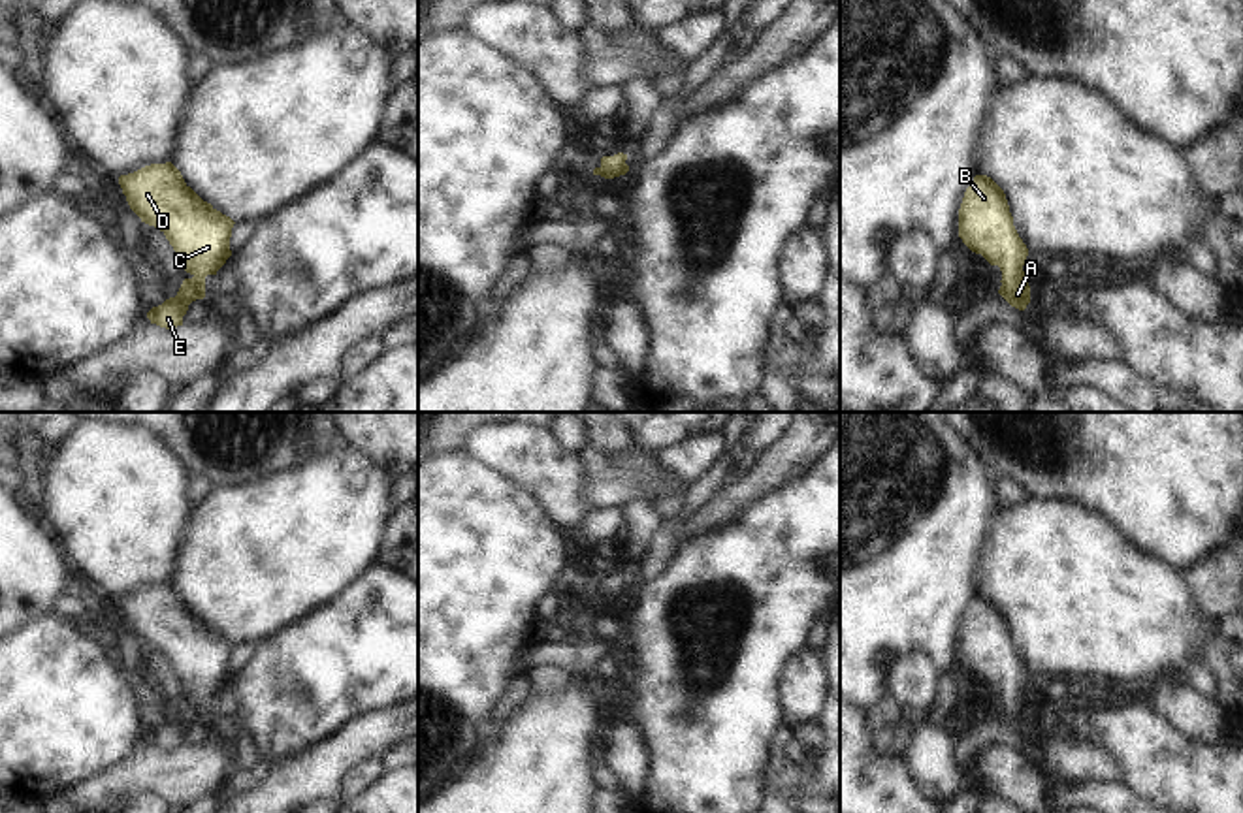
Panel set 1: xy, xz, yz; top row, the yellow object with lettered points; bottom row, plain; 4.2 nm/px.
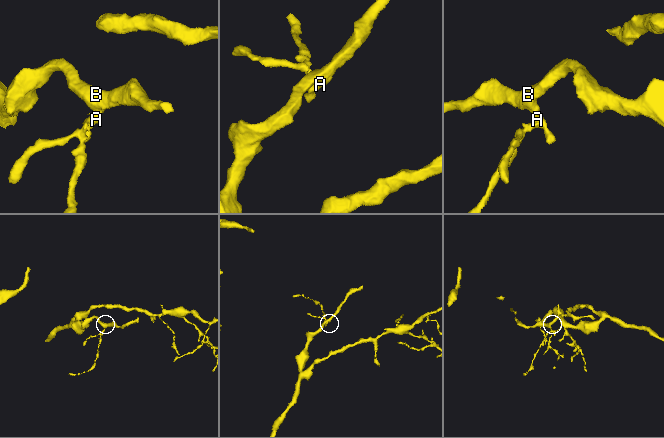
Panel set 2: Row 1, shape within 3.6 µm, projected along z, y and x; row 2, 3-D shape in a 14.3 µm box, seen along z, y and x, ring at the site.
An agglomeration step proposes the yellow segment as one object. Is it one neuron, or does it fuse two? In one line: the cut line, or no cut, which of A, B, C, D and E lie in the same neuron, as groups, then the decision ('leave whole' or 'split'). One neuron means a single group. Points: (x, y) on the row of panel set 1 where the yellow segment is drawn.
cut none; groups A B C D E; leave whole

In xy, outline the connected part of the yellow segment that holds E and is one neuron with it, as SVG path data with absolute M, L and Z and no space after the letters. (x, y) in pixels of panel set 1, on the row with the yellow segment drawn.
M151 164L121 175L119 184L141 222L158 228L190 273L177 295L147 312L151 324L166 329L183 326L188 305L205 297L205 277L232 256L234 220L203 201L171 164Z

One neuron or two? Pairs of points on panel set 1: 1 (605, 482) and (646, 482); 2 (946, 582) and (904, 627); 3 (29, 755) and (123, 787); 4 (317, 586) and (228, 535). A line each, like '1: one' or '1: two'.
1: one
2: one
3: two
4: one

